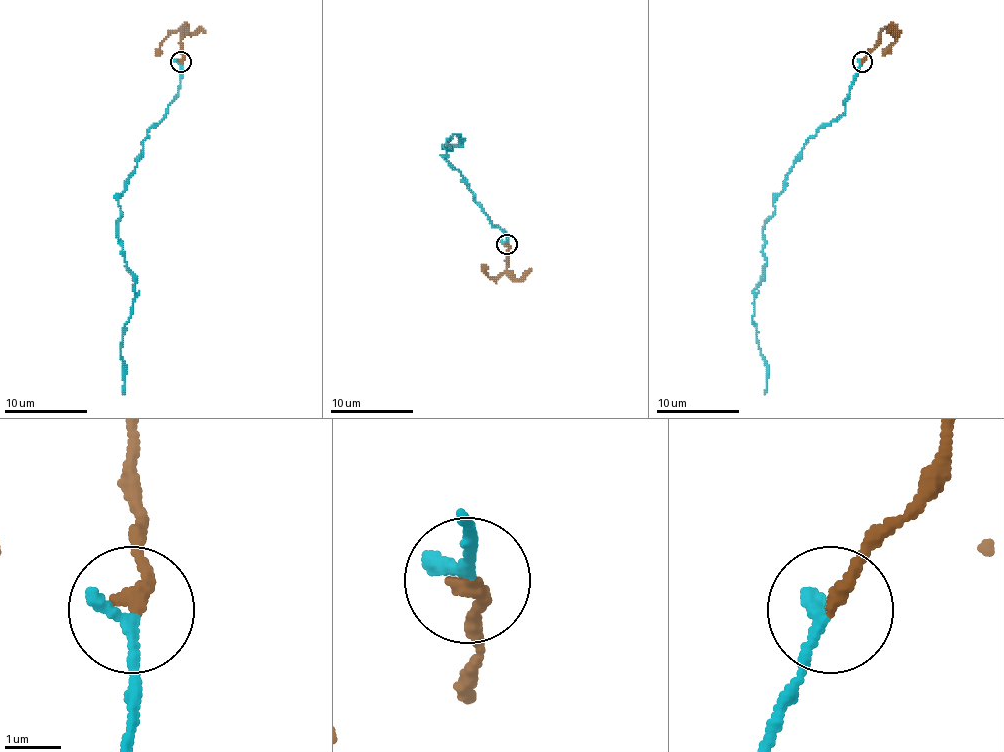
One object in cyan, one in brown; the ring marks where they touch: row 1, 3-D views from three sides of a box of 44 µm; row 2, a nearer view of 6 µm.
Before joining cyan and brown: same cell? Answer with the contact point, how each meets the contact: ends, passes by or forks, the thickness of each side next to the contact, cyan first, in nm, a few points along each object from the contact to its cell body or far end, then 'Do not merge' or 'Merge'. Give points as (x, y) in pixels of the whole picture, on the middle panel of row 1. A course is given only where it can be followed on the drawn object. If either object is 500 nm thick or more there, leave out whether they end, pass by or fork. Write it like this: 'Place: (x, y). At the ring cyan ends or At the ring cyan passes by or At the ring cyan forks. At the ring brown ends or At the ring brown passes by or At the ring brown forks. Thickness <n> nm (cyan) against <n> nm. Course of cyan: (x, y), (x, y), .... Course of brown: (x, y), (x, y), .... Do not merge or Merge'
Place: (507, 244). At the ring cyan ends. At the ring brown ends. Thickness 280 nm (cyan) against 280 nm. Course of cyan: (506, 244), (506, 233), (494, 227), (444, 155), (444, 144), (452, 149), (461, 136), (446, 140), (448, 147). Course of brown: (506, 244), (506, 268), (492, 279), (481, 264). Merge

